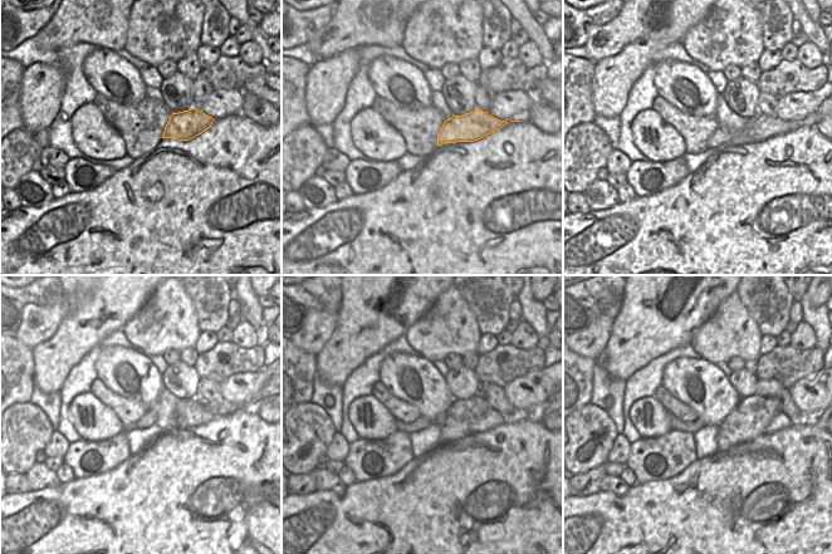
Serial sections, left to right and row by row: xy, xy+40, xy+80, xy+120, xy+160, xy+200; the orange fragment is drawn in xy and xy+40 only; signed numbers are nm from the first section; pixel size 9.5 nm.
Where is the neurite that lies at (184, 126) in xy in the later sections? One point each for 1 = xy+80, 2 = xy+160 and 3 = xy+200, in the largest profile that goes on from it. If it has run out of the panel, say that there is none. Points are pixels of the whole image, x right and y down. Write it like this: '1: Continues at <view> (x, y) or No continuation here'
1: Continues at xy+80 (758, 128)
2: Continues at xy+160 (421, 422)
3: Continues at xy+200 (675, 423).

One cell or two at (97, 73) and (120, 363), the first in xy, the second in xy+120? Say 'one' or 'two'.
one

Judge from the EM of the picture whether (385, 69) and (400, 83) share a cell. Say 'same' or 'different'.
same

